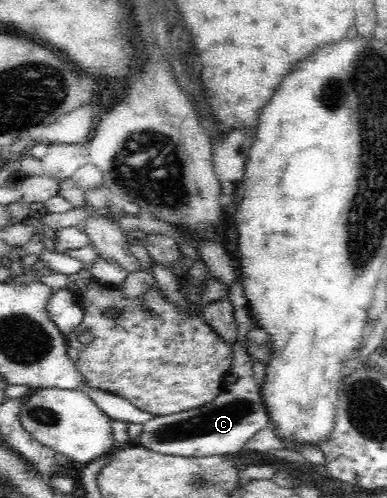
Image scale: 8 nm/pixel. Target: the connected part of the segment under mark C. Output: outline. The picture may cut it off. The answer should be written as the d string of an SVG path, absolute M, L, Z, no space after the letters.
M236 341L232 346L233 365L230 373L236 376L233 385L223 385L222 392L210 404L165 416L154 416L143 424L138 446L164 455L180 457L213 457L213 455L233 455L241 451L244 443L250 441L260 429L270 426L260 391L253 378L253 359L246 350L244 341Z

